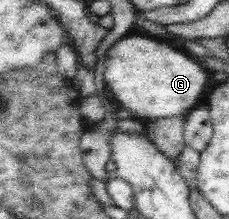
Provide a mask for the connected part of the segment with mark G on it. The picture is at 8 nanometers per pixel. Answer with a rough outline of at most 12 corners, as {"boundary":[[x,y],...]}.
{"boundary":[[149,34],[107,51],[104,83],[139,120],[186,115],[210,71]]}

